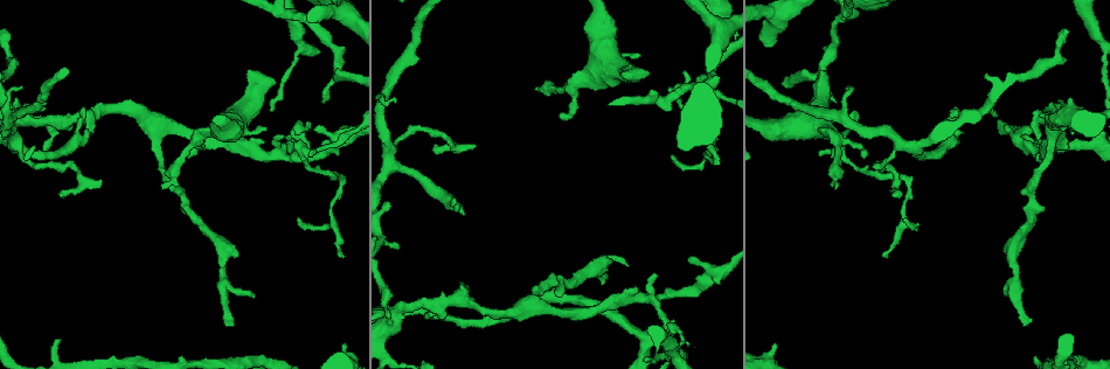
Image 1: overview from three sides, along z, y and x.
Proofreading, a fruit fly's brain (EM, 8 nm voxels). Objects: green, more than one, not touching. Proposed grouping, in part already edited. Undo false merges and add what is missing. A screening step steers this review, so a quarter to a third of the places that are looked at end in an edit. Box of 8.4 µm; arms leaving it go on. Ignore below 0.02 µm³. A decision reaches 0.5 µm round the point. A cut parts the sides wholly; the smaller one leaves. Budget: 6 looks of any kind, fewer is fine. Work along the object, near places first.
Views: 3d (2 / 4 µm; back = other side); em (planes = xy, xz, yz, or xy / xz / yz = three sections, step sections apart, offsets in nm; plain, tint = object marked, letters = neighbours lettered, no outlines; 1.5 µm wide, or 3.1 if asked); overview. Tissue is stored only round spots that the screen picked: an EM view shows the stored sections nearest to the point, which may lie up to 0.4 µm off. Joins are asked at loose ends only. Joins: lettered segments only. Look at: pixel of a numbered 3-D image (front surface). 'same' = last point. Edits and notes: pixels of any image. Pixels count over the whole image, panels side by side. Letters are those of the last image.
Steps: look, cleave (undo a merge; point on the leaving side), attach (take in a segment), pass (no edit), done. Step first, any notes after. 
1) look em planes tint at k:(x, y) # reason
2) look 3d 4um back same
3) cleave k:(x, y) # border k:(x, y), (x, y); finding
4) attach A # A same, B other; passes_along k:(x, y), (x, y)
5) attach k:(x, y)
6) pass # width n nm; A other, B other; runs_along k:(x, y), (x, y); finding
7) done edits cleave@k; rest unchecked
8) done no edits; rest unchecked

look 3d 4um at 1:(221, 273) # thin neck

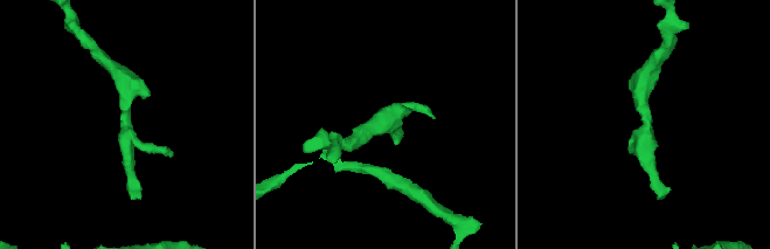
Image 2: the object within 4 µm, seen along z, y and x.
look em planes letters at 2:(643, 117) # now the EM

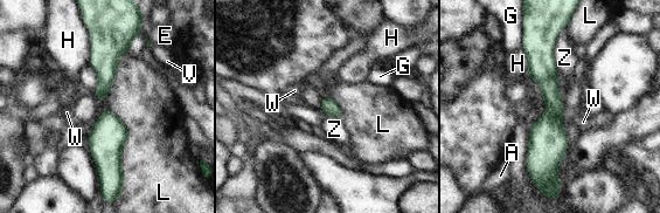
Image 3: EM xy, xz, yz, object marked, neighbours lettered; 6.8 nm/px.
pass # width 110 nm; A other, E other, G other, H other, L other, V other, W other, Z other; runs_along 3:(539, 21), (551, 97), (550, 162); all the same cell

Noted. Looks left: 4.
look 3d 2um back at 1:(455, 211) # free end

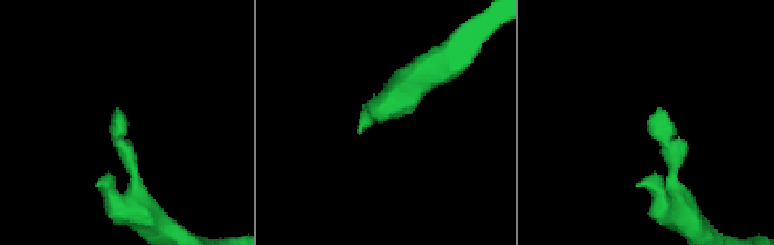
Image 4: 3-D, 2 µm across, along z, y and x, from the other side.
look em planes letters at 4:(124, 121)

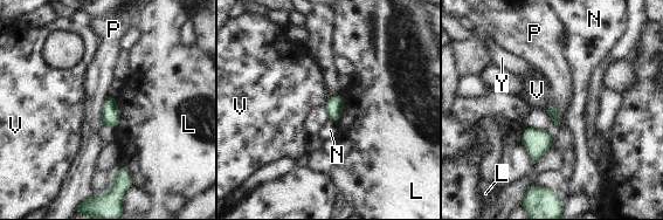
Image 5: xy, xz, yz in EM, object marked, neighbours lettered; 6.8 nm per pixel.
pass # L other, N other, P other, V other, Y other; border 5:(112, 93), (103, 103), (102, 123); none of them fits

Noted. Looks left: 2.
look em yz step 4 tint at 1:(893, 156) # three-way junction

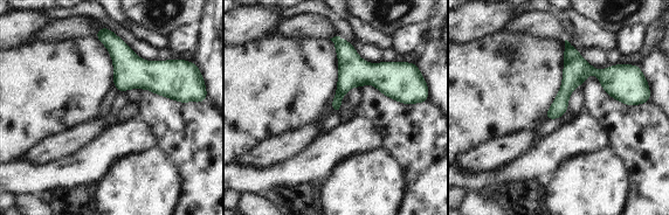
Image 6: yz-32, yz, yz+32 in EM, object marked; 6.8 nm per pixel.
look em xy step 4 letters same

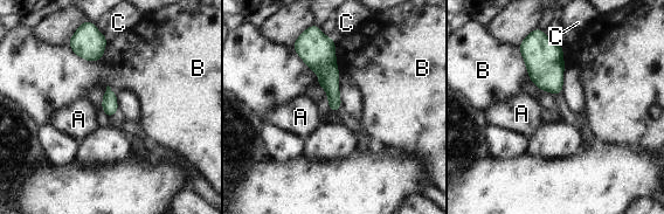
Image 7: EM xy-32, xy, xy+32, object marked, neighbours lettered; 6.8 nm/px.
pass # longest_contact B 280 nm; A other, B other, C other; border 7:(108, 40), (96, 61), (68, 46); continuous, no second cell

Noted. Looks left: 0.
done no edits; rest unchecked

